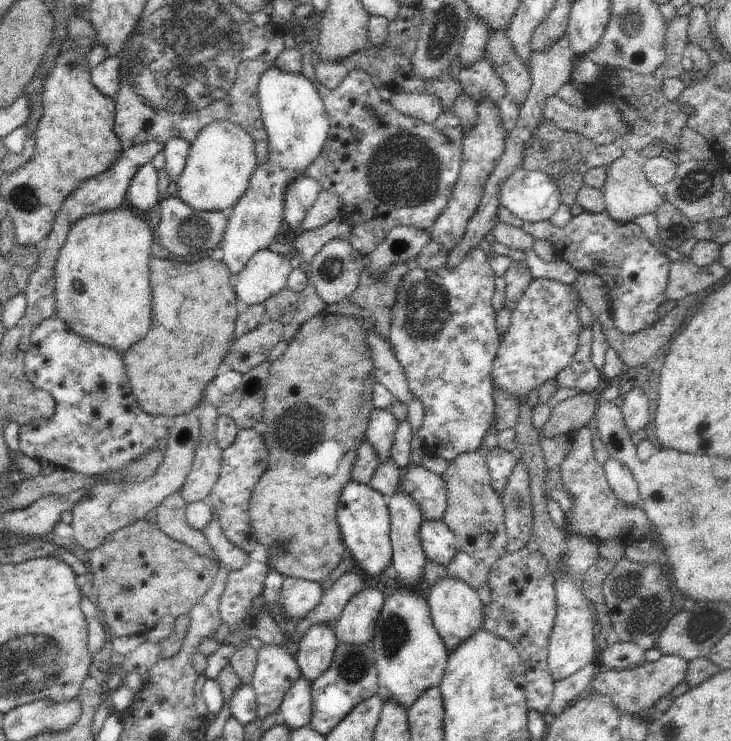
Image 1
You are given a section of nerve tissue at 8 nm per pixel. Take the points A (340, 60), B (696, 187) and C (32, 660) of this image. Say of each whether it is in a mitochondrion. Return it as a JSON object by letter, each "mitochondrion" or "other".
{"A":"other","B":"mitochondrion","C":"mitochondrion"}

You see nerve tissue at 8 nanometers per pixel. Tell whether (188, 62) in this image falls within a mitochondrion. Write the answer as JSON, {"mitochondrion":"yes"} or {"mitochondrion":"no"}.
{"mitochondrion":"yes"}

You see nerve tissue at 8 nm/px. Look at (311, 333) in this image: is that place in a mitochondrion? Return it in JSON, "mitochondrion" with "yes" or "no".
{"mitochondrion":"no"}

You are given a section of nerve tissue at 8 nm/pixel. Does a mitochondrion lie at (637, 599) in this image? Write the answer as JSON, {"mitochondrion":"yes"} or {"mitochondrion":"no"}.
{"mitochondrion":"yes"}

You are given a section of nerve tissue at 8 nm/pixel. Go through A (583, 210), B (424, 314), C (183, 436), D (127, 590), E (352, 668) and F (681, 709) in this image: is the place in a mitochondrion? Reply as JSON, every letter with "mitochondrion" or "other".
{"A":"other","B":"mitochondrion","C":"other","D":"mitochondrion","E":"mitochondrion","F":"other"}

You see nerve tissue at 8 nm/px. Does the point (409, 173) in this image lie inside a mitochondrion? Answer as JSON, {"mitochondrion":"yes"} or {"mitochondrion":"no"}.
{"mitochondrion":"yes"}

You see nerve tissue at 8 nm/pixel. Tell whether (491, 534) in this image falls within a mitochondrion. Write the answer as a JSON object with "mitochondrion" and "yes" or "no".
{"mitochondrion":"no"}

